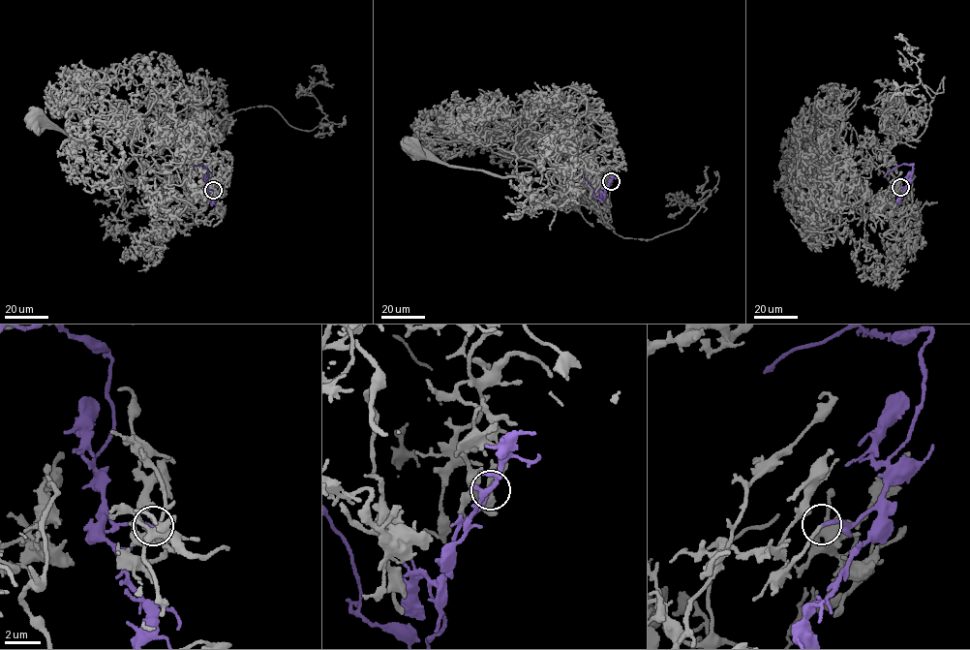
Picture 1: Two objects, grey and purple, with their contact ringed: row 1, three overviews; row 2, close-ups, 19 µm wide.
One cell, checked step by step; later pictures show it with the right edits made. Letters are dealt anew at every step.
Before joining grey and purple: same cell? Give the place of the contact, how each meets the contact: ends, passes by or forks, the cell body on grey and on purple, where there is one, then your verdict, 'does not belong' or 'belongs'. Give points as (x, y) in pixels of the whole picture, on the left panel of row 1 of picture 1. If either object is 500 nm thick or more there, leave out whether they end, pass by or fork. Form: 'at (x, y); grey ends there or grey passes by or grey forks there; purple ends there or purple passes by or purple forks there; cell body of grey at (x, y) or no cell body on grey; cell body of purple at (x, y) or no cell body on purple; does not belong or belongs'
at (213, 190); grey ends there; purple ends there; cell body of grey at (33, 119); no cell body on purple; does not belong

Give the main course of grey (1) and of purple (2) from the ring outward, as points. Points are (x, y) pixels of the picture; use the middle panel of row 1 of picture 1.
1: (611, 181), (601, 148), (566, 187), (554, 155), (537, 161), (539, 177), (499, 176), (409, 145)
2: (611, 181), (601, 201), (594, 197), (584, 173)

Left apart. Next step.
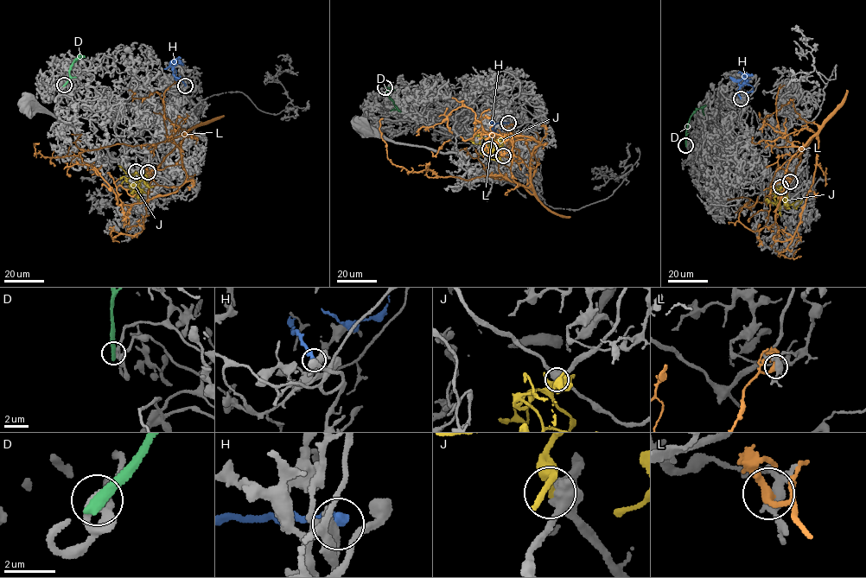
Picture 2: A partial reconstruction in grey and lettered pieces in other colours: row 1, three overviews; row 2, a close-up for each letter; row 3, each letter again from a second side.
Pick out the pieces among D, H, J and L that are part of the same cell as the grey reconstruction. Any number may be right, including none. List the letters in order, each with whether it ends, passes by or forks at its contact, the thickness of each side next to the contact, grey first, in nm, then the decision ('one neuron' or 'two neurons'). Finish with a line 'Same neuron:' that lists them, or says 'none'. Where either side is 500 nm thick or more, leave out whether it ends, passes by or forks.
D: it ends | 220/480 nm | two neurons
H: it ends | 360/460 nm | two neurons
J: it ends | 440/280 nm | one neuron
L: it passes by | 340/320 nm | two neurons
Same neuron: J

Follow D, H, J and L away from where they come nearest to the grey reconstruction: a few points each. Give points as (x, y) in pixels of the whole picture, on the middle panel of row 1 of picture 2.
D: (385, 87), (388, 88), (386, 92), (397, 107), (391, 111)
H: (508, 123), (493, 125), (492, 130), (499, 140), (502, 127)
J: (489, 149), (489, 144), (494, 141), (493, 154), (500, 148), (493, 150), (493, 155), (505, 164)
L: (503, 155), (516, 140), (538, 142), (529, 169), (533, 193), (502, 175), (464, 180), (392, 163), (382, 118)

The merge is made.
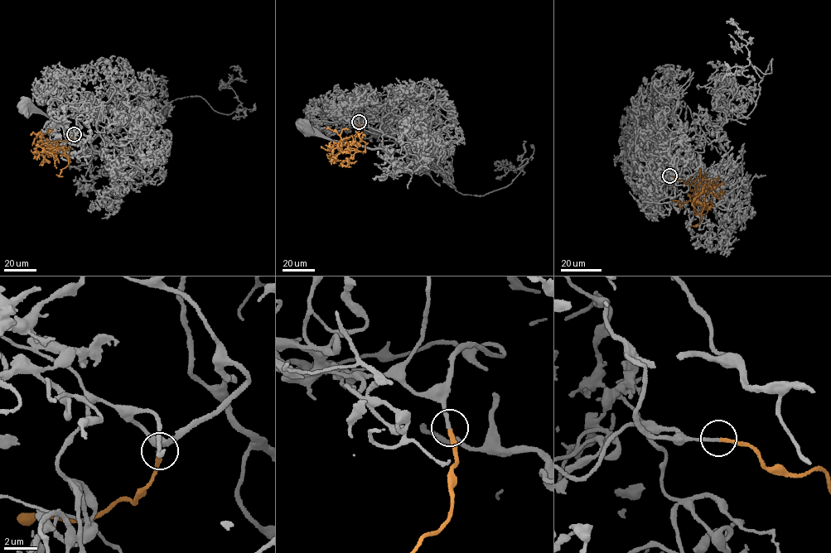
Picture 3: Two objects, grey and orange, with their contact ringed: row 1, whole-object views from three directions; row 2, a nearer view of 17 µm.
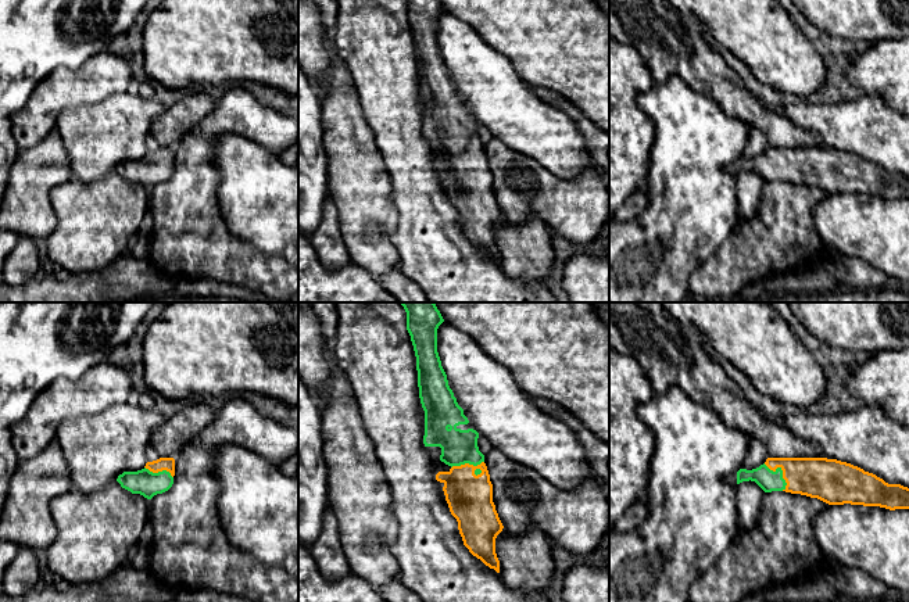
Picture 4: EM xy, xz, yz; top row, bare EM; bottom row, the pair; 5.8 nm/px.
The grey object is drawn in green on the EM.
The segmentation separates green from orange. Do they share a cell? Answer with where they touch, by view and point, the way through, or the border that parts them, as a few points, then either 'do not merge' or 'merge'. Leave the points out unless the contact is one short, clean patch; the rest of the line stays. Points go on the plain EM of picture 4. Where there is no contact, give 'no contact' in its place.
xz (466, 151) | across xz (458, 136), (466, 151), (469, 186) | merge

